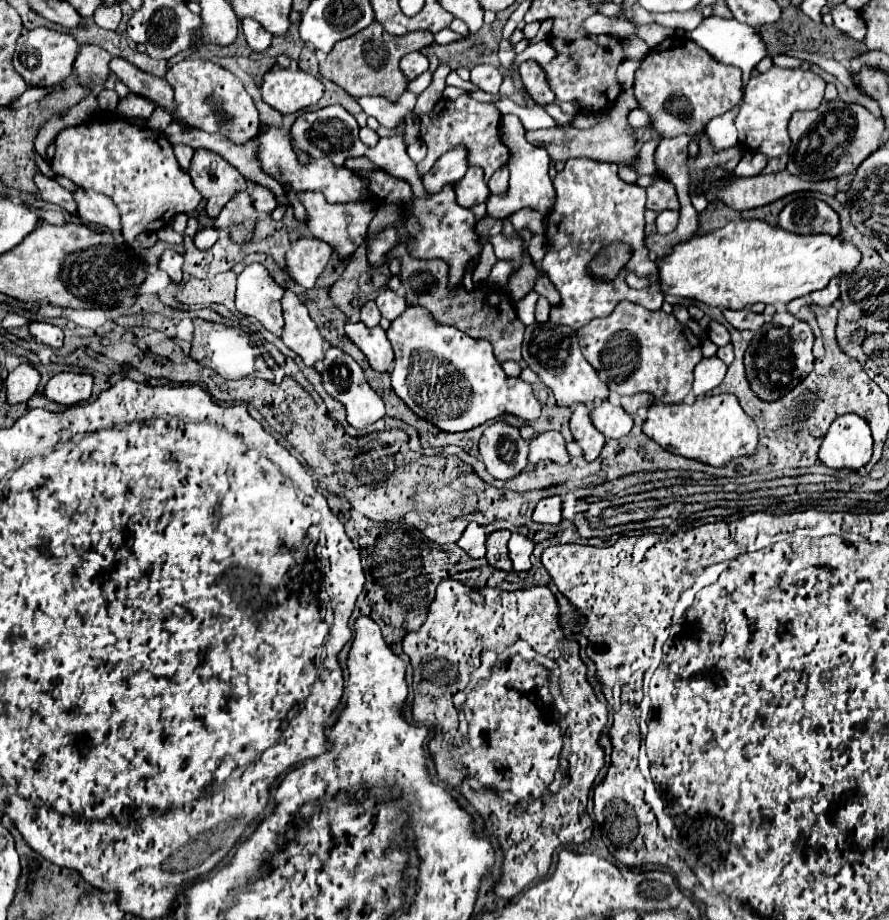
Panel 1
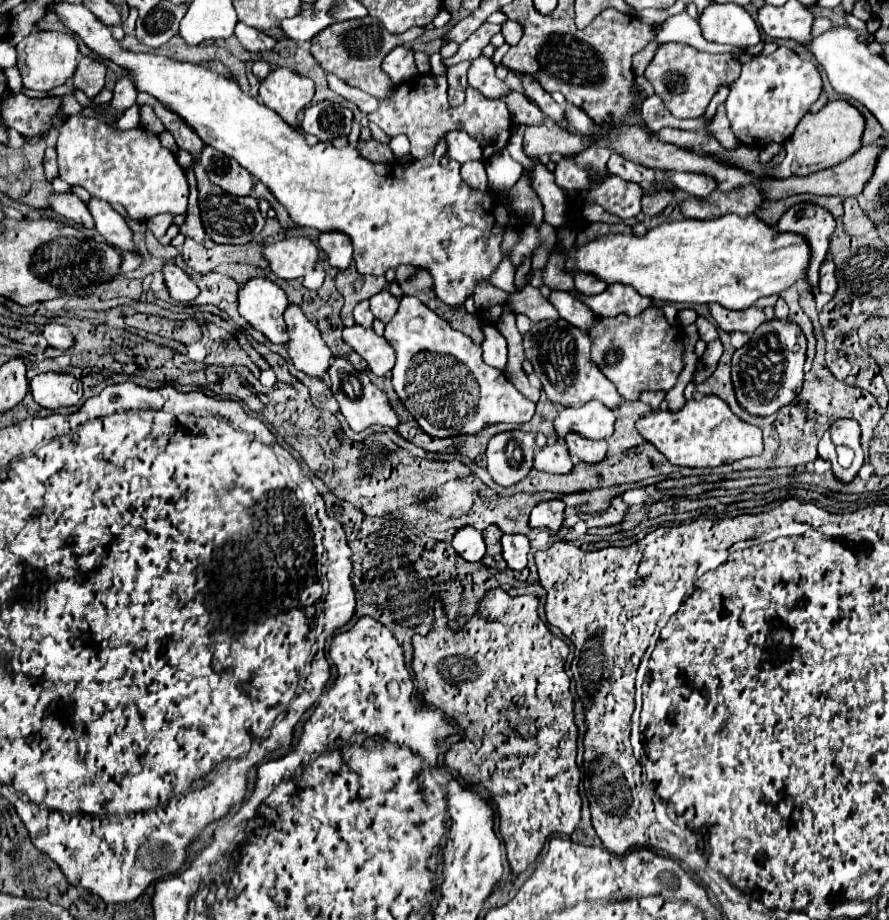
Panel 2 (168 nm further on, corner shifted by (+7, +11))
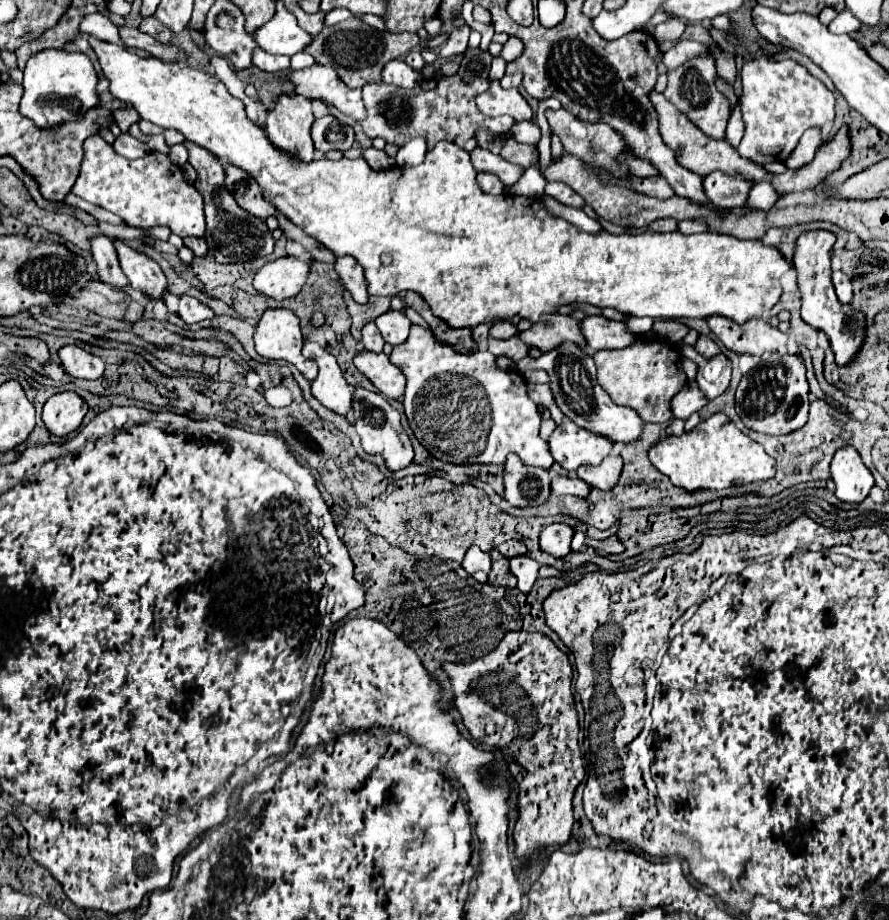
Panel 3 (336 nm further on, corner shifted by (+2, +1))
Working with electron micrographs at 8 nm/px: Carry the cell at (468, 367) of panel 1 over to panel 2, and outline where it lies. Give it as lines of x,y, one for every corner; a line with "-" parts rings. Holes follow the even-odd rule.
402,296
398,314
386,326
384,338
396,350
396,366
392,370
392,384
406,410
416,418
418,426
434,438
452,438
462,434
478,434
484,426
492,424
524,424
530,422
536,404
526,400
502,370
496,370
482,360
480,344
474,344
468,336
454,330
446,320
438,318
418,298

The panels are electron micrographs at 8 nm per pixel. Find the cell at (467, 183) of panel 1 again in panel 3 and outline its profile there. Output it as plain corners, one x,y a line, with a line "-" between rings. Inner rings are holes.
479,172
479,174
477,174
477,182
479,182
481,190
487,192
487,194
501,194
501,192
503,192
503,182
501,182
495,174

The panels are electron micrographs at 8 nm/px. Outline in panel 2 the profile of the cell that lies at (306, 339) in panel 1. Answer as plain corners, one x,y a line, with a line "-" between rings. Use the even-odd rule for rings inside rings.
290,304
290,308
286,310
286,326
288,326
288,334
290,334
290,344
288,344
288,354
296,366
296,370
324,380
328,368
330,368
330,360
332,360
332,352
326,346
326,342
320,336
320,330
302,314
300,306

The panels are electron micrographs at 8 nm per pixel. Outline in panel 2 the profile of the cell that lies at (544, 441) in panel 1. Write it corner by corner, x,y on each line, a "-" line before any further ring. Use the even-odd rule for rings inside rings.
548,444
546,448
540,448
534,458
534,468
548,472
548,474
570,474
574,468
574,462
568,454
566,444

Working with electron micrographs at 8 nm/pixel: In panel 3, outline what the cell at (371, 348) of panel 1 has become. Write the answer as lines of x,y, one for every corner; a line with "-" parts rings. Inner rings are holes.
363,350
363,352
357,352
353,362
357,370
363,372
381,394
395,398
395,400
403,400
405,376
395,364
391,364
387,354
383,352
371,354
369,350

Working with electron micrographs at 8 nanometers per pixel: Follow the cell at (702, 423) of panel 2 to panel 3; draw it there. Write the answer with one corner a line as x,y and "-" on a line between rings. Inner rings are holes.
713,414
711,418
699,422
691,432
681,436
661,438
649,448
649,458
659,472
667,474
675,486
685,490
717,490
731,484
769,480
775,476
775,460
761,444
743,434
725,414

